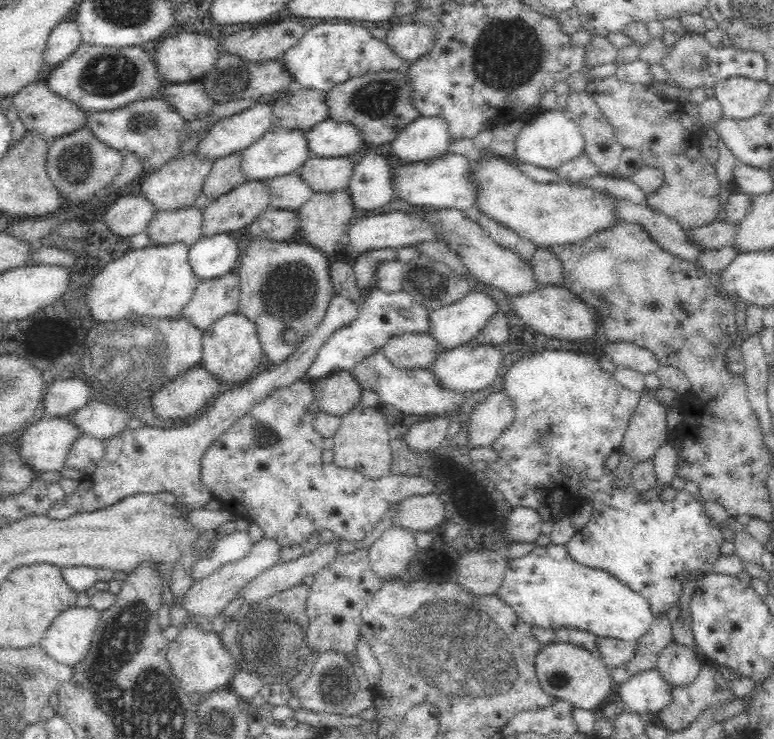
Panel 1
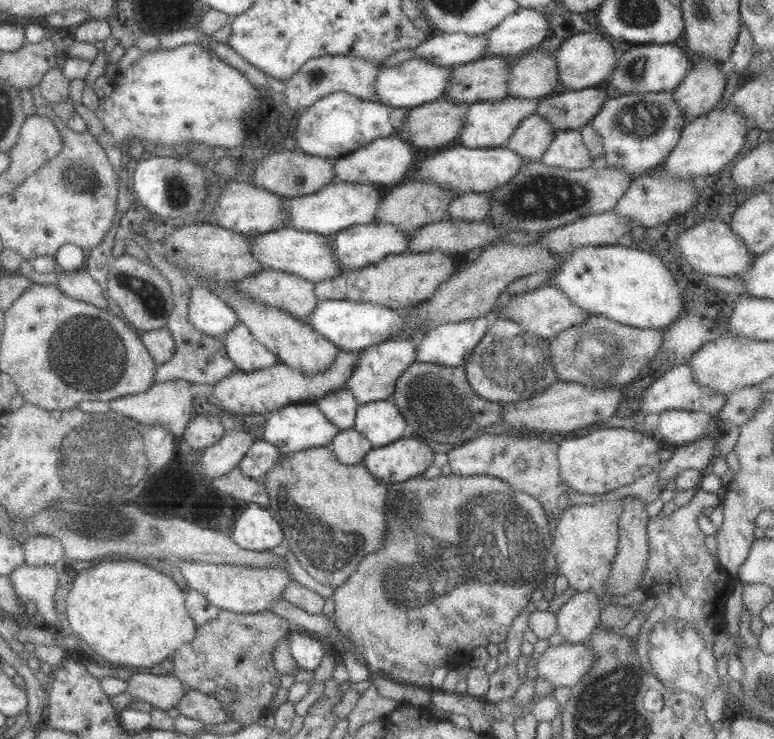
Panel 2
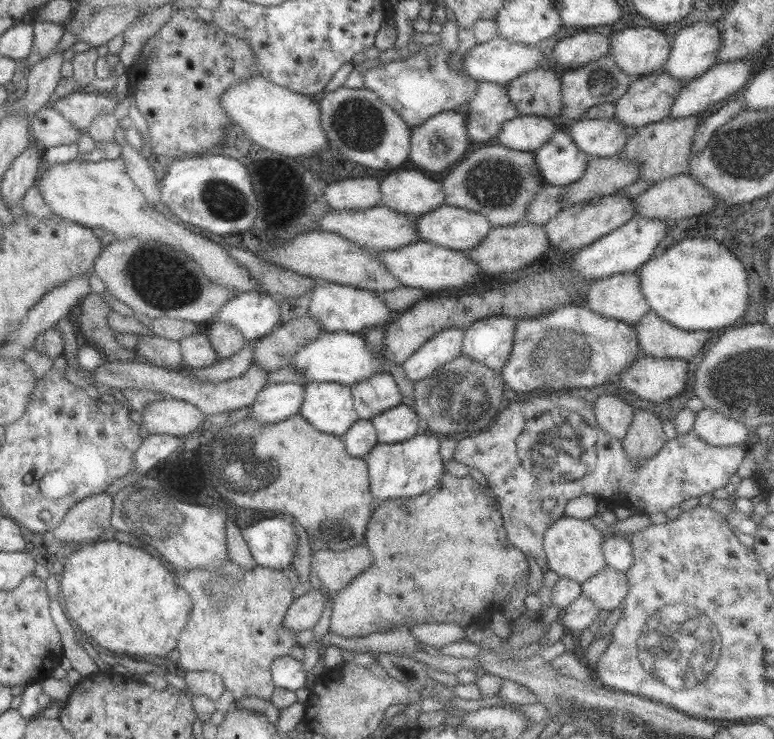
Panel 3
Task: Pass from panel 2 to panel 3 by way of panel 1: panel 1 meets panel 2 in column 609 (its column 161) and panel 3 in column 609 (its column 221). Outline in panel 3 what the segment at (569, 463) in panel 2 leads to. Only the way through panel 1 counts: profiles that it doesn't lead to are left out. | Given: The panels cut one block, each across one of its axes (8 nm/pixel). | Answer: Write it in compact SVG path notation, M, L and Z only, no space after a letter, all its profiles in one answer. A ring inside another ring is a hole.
M616 393L601 394L592 402L595 420L611 438L621 440L632 420L633 407Z

